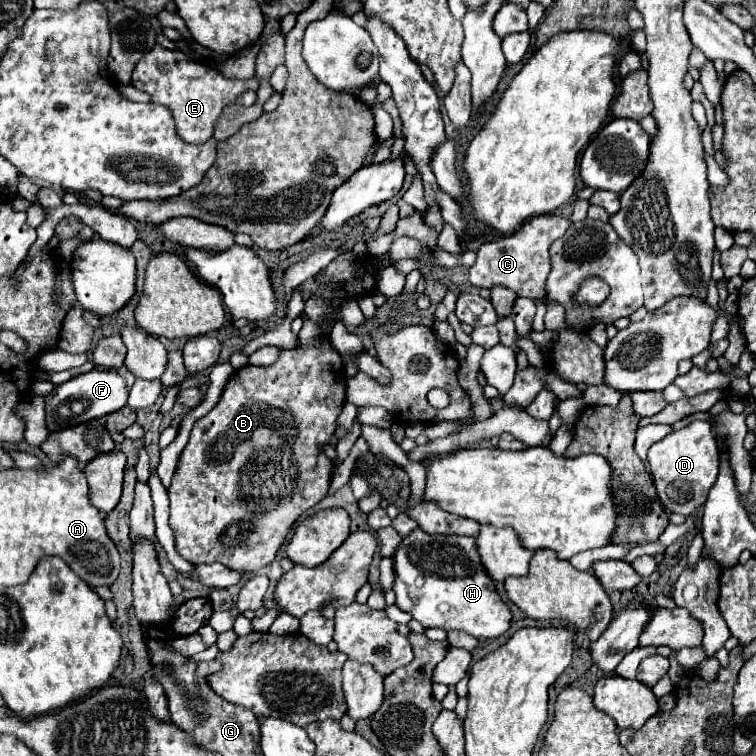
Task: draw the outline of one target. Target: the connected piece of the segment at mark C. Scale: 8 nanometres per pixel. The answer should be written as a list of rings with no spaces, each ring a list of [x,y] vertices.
[[[539,215],[523,225],[513,235],[501,236],[484,243],[477,251],[477,261],[469,269],[469,281],[475,287],[493,287],[505,285],[511,291],[517,291],[521,297],[543,299],[545,297],[545,279],[551,271],[549,263],[549,245],[559,239],[569,227],[569,221],[559,215]]]

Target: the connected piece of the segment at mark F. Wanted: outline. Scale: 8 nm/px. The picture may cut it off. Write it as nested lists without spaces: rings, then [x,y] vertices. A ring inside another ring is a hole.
[[[91,369],[89,373],[77,375],[67,383],[59,385],[53,393],[45,395],[45,413],[47,413],[47,429],[59,431],[83,421],[99,419],[107,413],[119,411],[127,403],[127,385],[125,379],[115,369]]]

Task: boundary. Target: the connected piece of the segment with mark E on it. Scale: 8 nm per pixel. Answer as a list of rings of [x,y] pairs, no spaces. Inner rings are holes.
[[[155,45],[153,51],[145,53],[143,59],[133,69],[131,85],[151,97],[151,103],[165,105],[173,119],[177,135],[185,143],[205,143],[213,137],[213,127],[217,119],[221,117],[223,109],[227,105],[233,105],[235,99],[247,91],[257,87],[255,79],[229,79],[221,75],[221,71],[197,63],[191,57],[187,57],[181,51],[163,49],[161,45]]]

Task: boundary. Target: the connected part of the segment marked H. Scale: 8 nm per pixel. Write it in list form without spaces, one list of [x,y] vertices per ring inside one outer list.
[[[419,527],[411,531],[393,555],[397,607],[407,611],[423,627],[457,629],[475,639],[495,639],[509,629],[511,611],[499,599],[491,577],[481,565],[475,537],[429,535]]]

